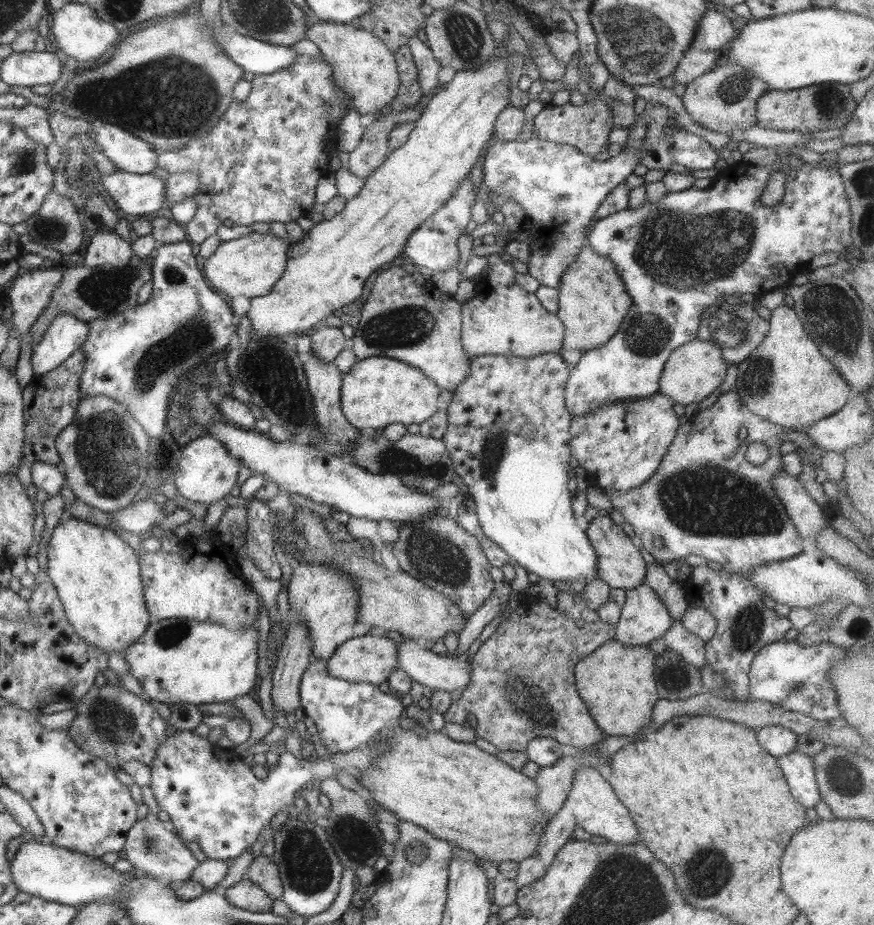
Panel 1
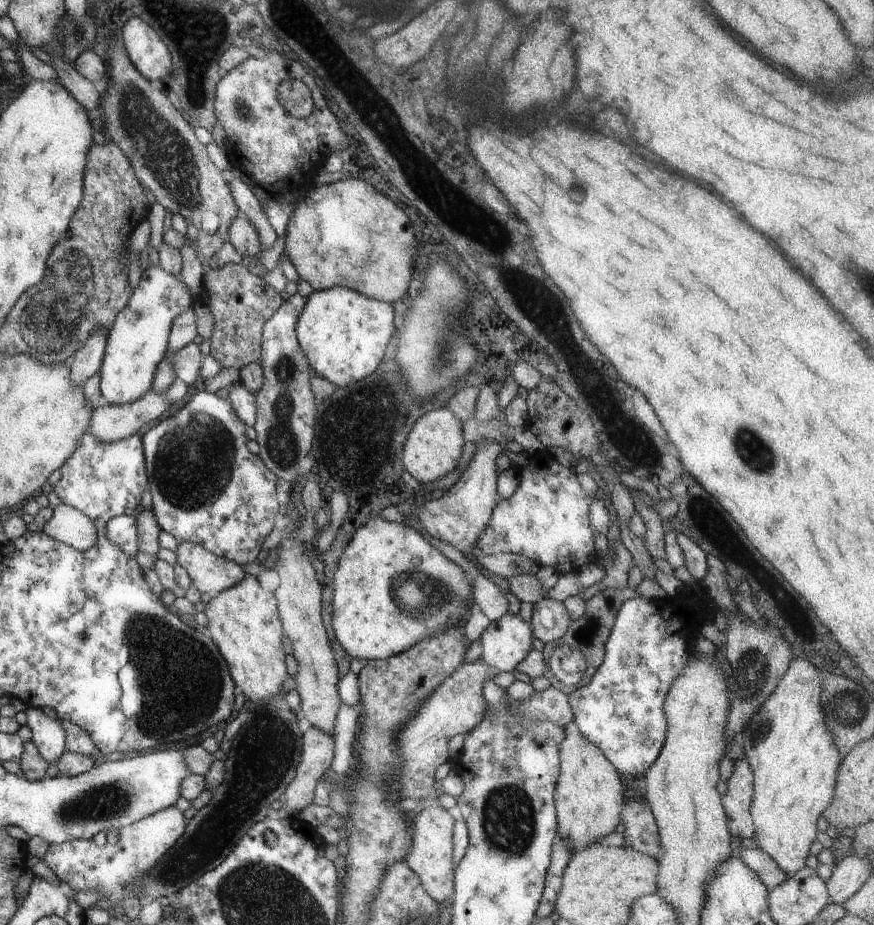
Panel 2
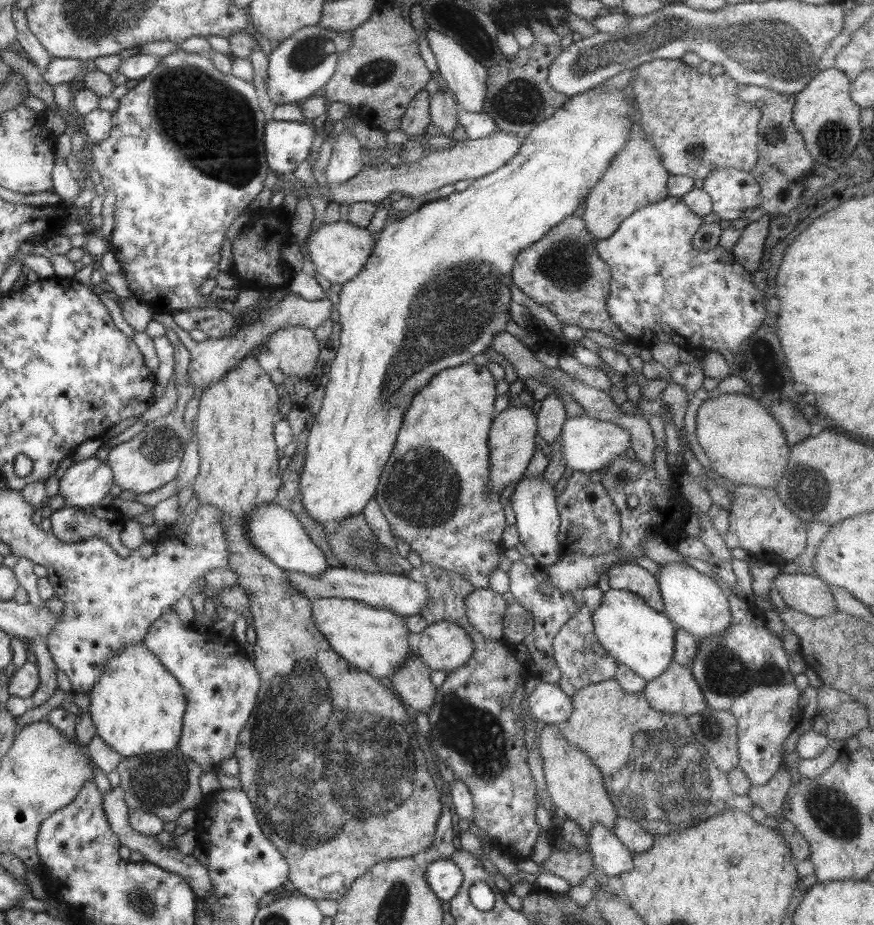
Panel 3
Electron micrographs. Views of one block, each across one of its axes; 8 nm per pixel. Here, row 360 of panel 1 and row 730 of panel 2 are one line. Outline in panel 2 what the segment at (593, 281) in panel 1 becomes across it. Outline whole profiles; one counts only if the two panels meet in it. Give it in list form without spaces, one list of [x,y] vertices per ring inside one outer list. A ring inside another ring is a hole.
[[[570,721],[565,727],[565,737],[560,743],[560,776],[554,791],[557,810],[558,834],[574,852],[585,849],[598,839],[616,830],[622,821],[620,814],[626,802],[626,790],[622,776],[606,755],[579,731],[578,725]]]

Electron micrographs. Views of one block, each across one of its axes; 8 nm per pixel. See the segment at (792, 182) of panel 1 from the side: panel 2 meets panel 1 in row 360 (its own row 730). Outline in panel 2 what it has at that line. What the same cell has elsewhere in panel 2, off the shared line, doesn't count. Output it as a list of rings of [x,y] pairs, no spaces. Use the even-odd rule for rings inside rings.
[[[706,592],[687,593],[681,597],[664,600],[647,599],[636,596],[628,599],[618,611],[613,629],[605,644],[602,664],[596,669],[592,680],[582,688],[573,690],[569,703],[573,710],[574,721],[592,744],[598,746],[624,777],[642,775],[652,766],[664,744],[667,733],[667,718],[663,706],[670,685],[683,673],[693,649],[690,642],[694,634],[700,633],[702,621],[707,618]]]

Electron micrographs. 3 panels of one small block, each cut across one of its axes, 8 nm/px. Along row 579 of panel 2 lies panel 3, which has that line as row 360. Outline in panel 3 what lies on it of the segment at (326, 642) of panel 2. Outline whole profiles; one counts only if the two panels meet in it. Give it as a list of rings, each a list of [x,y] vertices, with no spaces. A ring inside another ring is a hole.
[[[285,326],[268,337],[267,350],[280,359],[284,375],[305,380],[316,366],[320,341],[314,331],[306,327]]]

